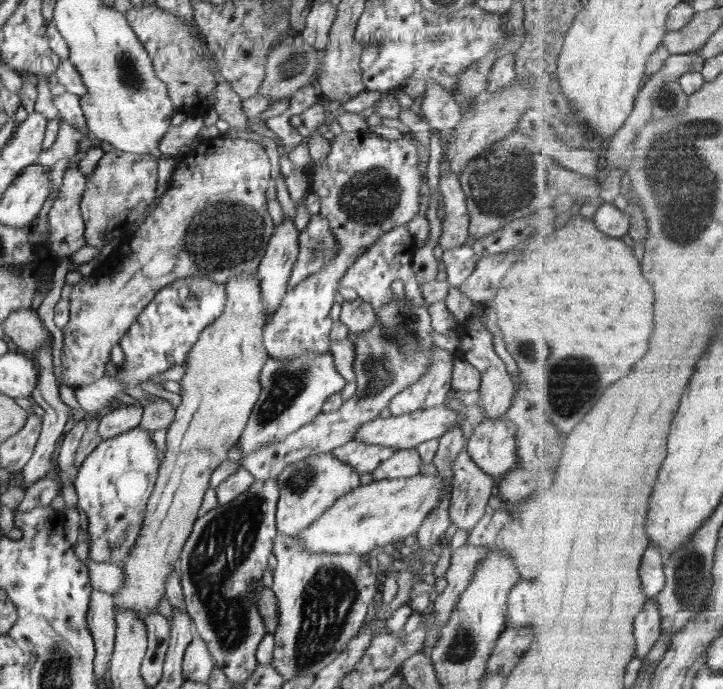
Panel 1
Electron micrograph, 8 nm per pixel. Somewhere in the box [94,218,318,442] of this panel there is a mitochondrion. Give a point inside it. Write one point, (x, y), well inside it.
(287, 385)

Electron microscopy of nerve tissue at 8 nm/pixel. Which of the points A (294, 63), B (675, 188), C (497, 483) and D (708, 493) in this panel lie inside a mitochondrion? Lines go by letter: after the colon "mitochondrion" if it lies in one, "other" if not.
A: mitochondrion
B: mitochondrion
C: other
D: other

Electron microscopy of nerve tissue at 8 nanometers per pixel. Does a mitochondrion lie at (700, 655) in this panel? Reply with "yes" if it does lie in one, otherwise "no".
no

